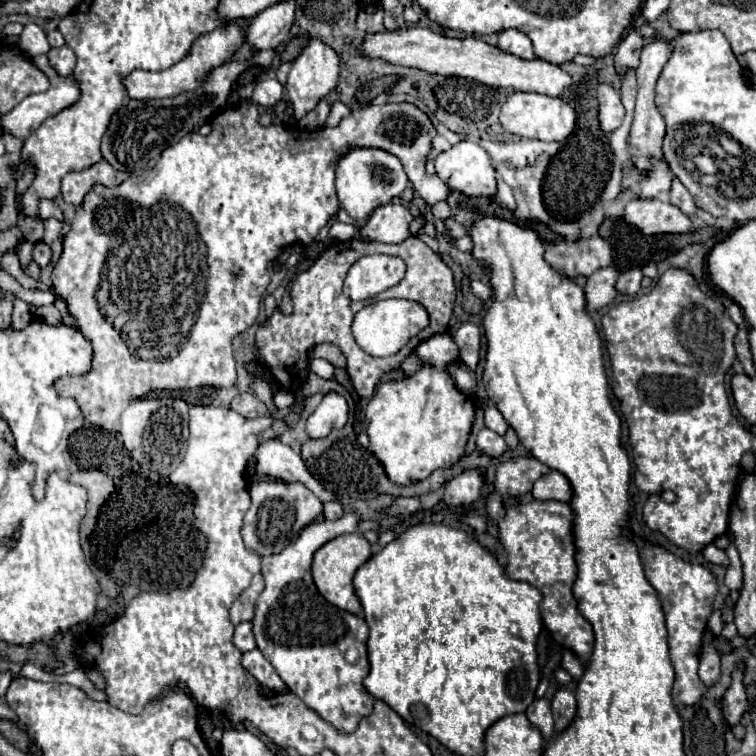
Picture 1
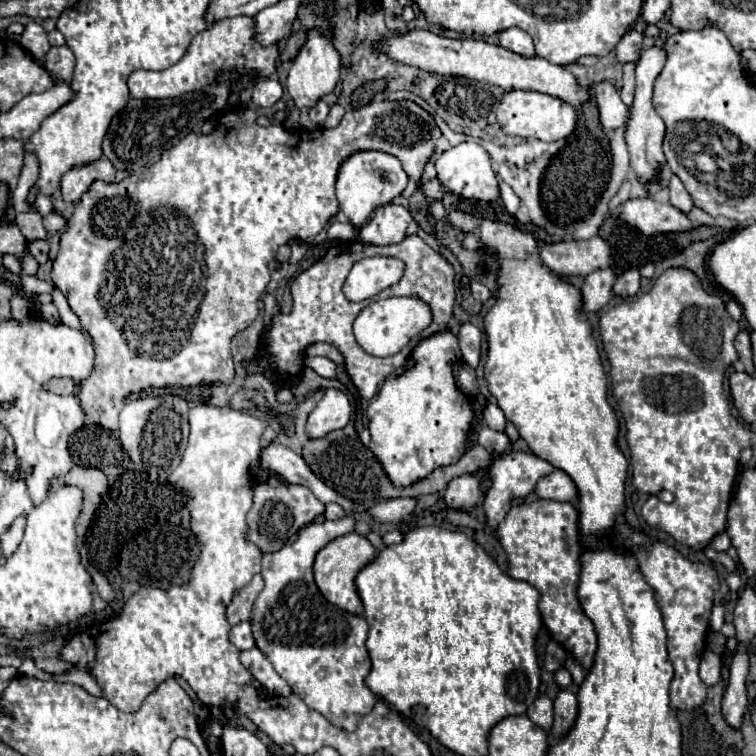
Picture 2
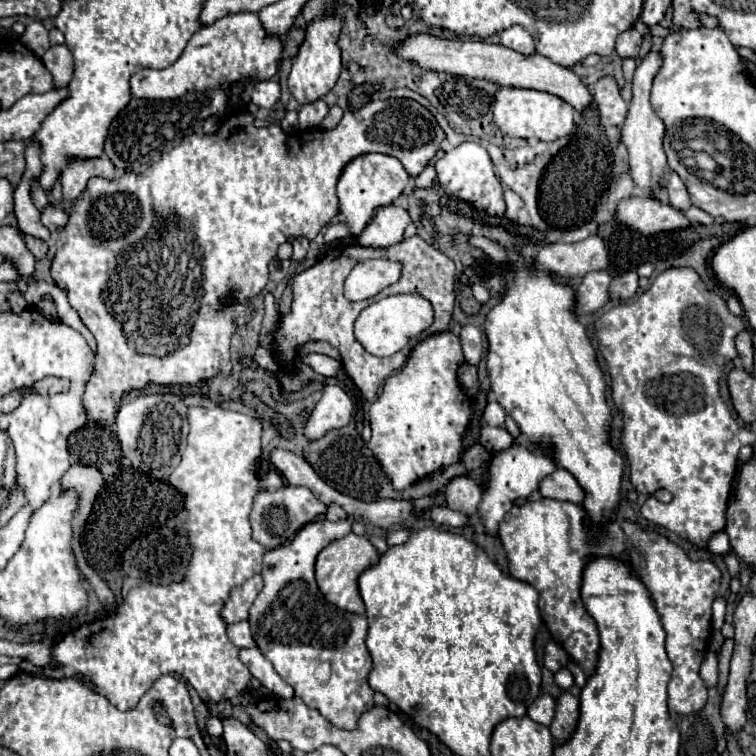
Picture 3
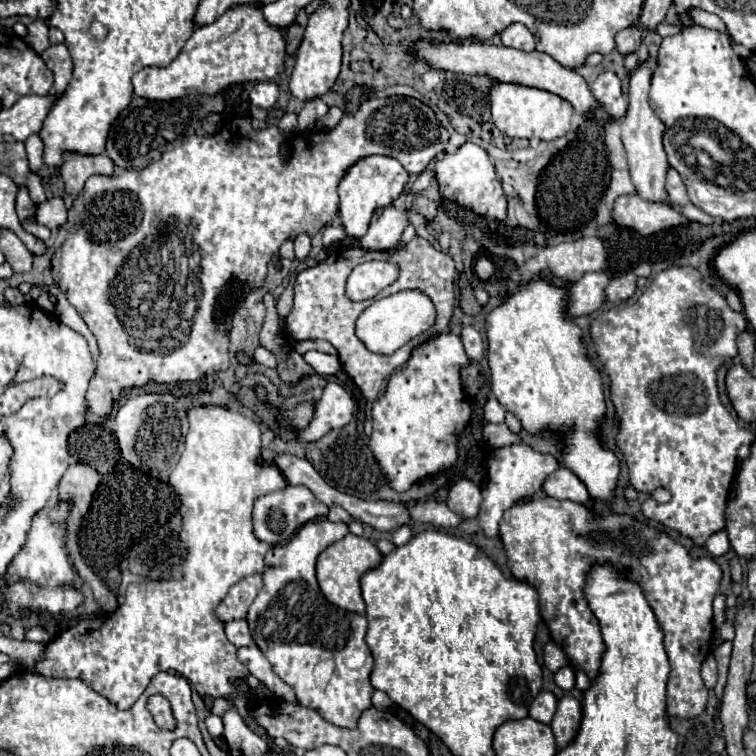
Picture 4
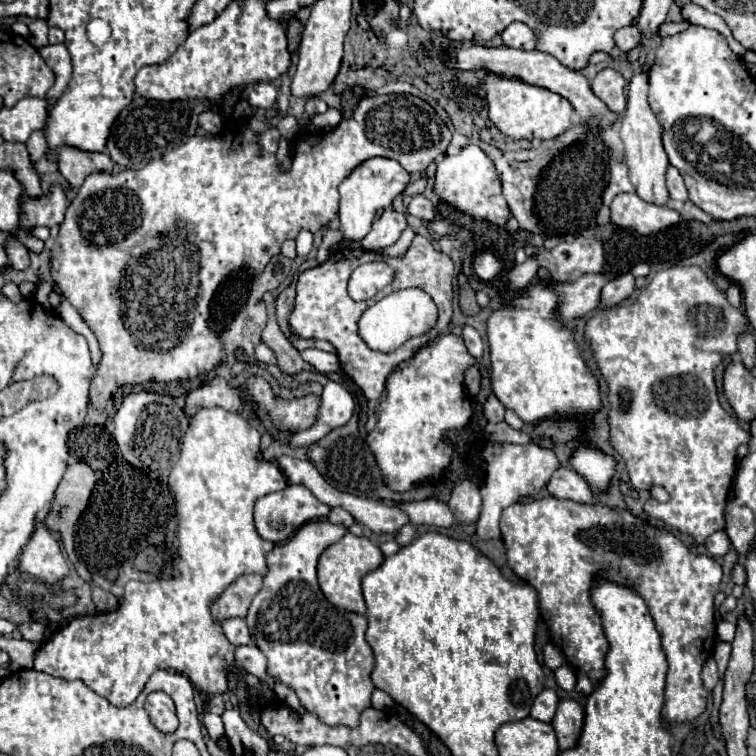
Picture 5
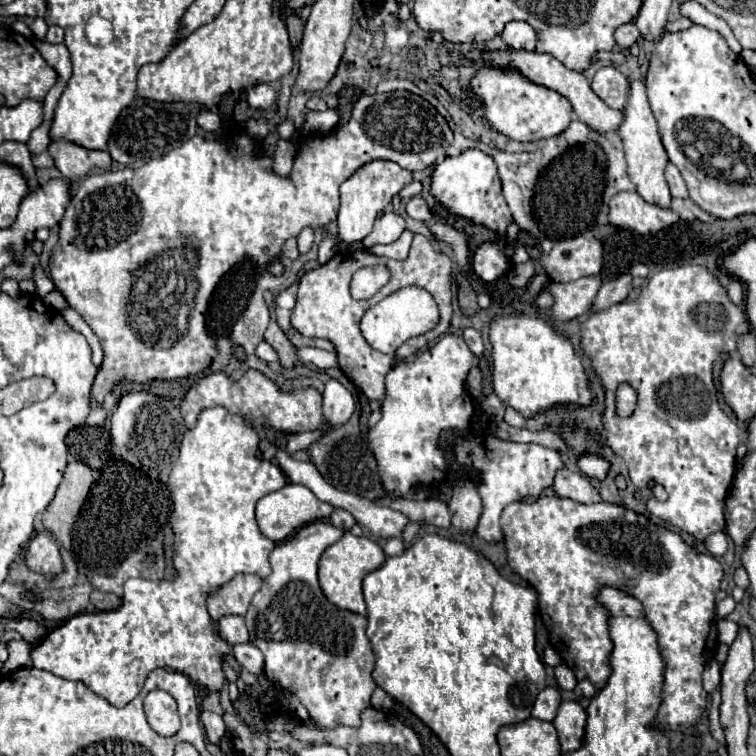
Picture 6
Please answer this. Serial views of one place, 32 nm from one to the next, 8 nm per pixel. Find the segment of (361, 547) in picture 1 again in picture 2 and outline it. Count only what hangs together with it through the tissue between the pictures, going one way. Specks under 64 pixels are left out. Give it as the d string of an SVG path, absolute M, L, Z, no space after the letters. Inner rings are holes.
M350 532L350 534L344 534L332 542L328 542L314 558L314 580L316 580L316 586L318 590L322 592L322 596L346 610L346 612L352 612L352 614L362 614L364 608L362 608L362 602L360 602L360 596L356 592L356 586L354 586L354 578L358 574L358 570L368 564L372 558L374 558L376 550L374 546L366 540L366 536L362 534L356 534L356 532Z

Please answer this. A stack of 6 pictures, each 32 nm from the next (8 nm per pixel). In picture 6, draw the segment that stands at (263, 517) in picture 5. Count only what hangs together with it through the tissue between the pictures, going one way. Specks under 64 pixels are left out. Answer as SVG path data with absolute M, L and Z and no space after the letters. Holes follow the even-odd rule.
M286 484L282 490L266 494L264 498L258 500L258 504L256 504L256 522L258 522L260 532L266 538L270 538L272 542L280 542L280 540L286 540L288 536L292 536L304 524L320 520L320 518L328 518L332 514L332 510L334 510L334 506L330 506L326 502L320 502L306 486Z

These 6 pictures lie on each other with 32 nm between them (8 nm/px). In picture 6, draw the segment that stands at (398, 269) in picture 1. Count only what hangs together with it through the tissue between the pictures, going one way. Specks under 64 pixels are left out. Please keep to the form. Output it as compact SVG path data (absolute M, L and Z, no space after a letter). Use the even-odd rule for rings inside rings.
M384 264L378 266L364 266L354 272L350 292L356 300L368 300L372 298L386 282L390 280L390 272Z

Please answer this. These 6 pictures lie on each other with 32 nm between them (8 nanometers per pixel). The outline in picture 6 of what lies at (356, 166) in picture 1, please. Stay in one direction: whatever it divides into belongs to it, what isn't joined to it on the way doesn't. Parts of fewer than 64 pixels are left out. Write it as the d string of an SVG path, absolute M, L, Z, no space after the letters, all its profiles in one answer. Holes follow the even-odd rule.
M372 160L360 166L348 180L340 184L340 212L338 212L338 236L340 240L352 244L364 240L372 232L376 216L392 202L392 198L412 182L412 172L400 168L390 160Z

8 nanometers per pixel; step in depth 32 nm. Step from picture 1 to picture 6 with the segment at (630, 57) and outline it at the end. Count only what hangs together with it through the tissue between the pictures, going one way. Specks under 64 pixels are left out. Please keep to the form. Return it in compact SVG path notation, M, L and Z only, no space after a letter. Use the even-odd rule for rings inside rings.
M630 22L630 24L624 24L620 26L616 32L614 32L614 40L616 44L620 46L620 50L628 50L630 46L634 46L640 38L640 30Z

